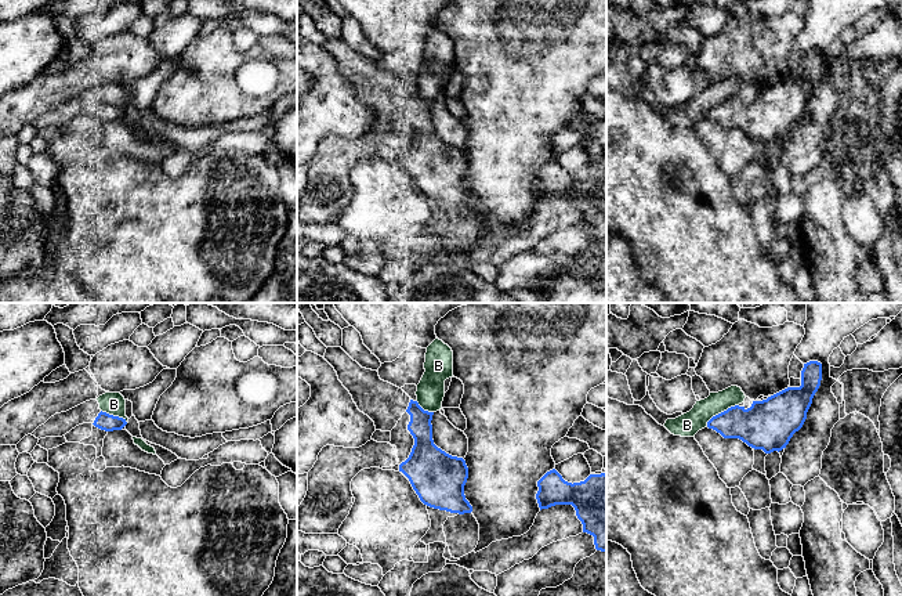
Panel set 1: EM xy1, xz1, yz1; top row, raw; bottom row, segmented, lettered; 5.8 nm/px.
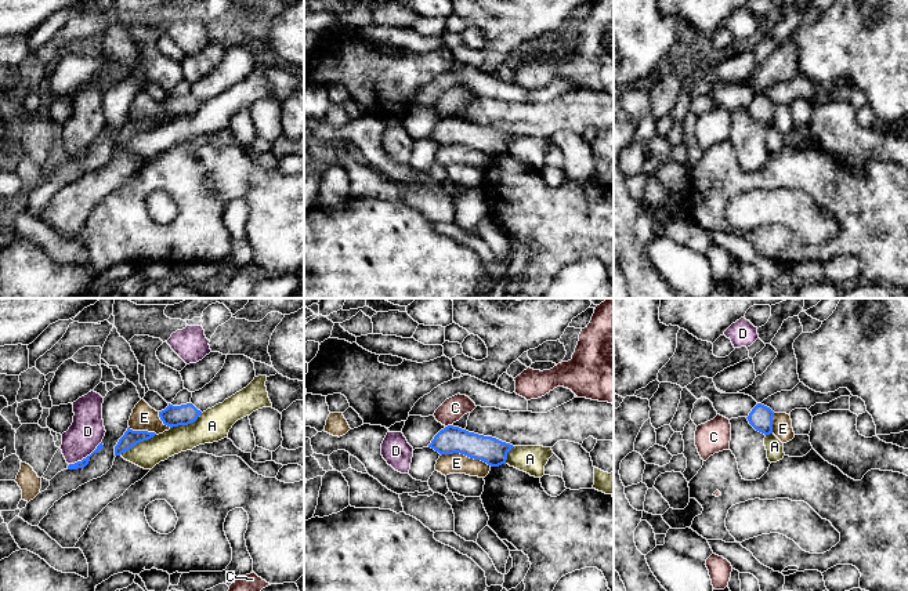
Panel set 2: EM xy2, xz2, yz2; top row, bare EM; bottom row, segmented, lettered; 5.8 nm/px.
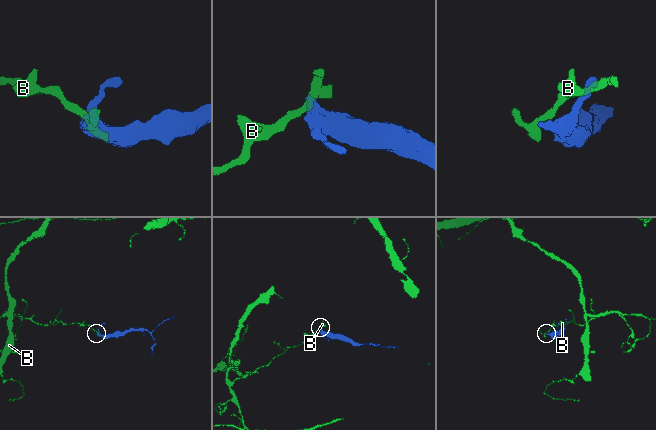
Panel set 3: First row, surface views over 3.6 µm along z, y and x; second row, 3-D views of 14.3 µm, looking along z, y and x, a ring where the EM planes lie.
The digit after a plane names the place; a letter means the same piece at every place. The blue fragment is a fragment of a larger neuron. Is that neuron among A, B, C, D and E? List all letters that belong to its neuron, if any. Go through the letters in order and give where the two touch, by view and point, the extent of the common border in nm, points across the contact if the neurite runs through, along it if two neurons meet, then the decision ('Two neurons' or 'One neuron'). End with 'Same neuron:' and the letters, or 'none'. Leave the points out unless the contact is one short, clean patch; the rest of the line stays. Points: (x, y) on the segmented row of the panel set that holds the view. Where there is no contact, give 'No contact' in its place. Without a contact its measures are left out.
A: Touches blue at xy2 (137, 442). Shared border 240 nm. Two neurons
B: Touches blue at yz1 (721, 412). Shared border 240 nm. Two neurons
C: Touches blue at xz2 (448, 425). Shared border 40 nm. Boundary: xz2 (451, 424), (445, 427). Two neurons
D: Touches blue at xy2 (87, 456). Shared border 240 nm. Boundary: xy2 (101, 441), (89, 454), (69, 464). Two neurons
E: Touches blue at xz2 (466, 454). Shared border 300 nm. Boundary: xz2 (441, 454), (463, 453), (491, 466). Two neurons
Same neuron: none

